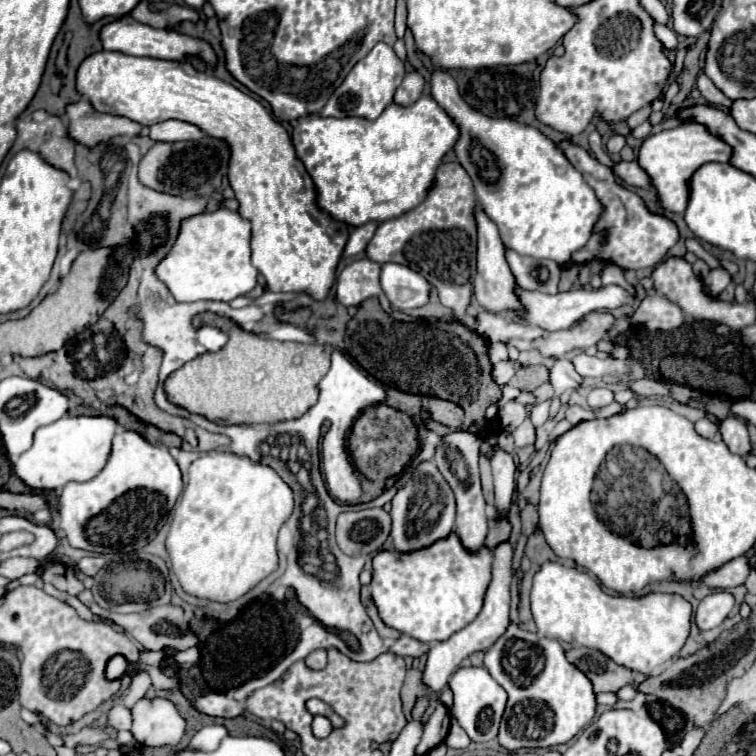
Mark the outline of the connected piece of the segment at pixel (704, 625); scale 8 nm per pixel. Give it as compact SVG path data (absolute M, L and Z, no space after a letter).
M729 591L709 593L705 599L701 599L701 603L697 607L695 623L703 631L719 627L727 619L727 615L731 613L733 605L735 605L735 597Z

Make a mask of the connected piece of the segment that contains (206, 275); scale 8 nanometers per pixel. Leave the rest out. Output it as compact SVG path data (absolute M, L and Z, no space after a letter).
M217 209L213 213L197 213L189 219L181 221L179 237L167 257L157 265L155 275L169 287L171 295L177 301L201 301L201 299L215 299L215 301L231 301L239 295L247 295L257 285L257 269L251 265L251 227L249 221L241 219L237 211Z

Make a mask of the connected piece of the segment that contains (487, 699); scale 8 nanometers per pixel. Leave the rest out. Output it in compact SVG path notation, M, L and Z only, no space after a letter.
M461 667L449 679L449 689L453 691L453 713L457 723L465 729L469 739L475 743L485 743L497 737L499 721L507 703L505 689L489 675L485 667Z

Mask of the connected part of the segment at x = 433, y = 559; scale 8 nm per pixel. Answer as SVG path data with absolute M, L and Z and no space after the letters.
M455 531L449 539L425 547L425 551L409 551L409 555L381 549L373 557L371 599L387 627L423 643L445 641L479 615L491 583L491 557L485 545L479 551L467 551Z

